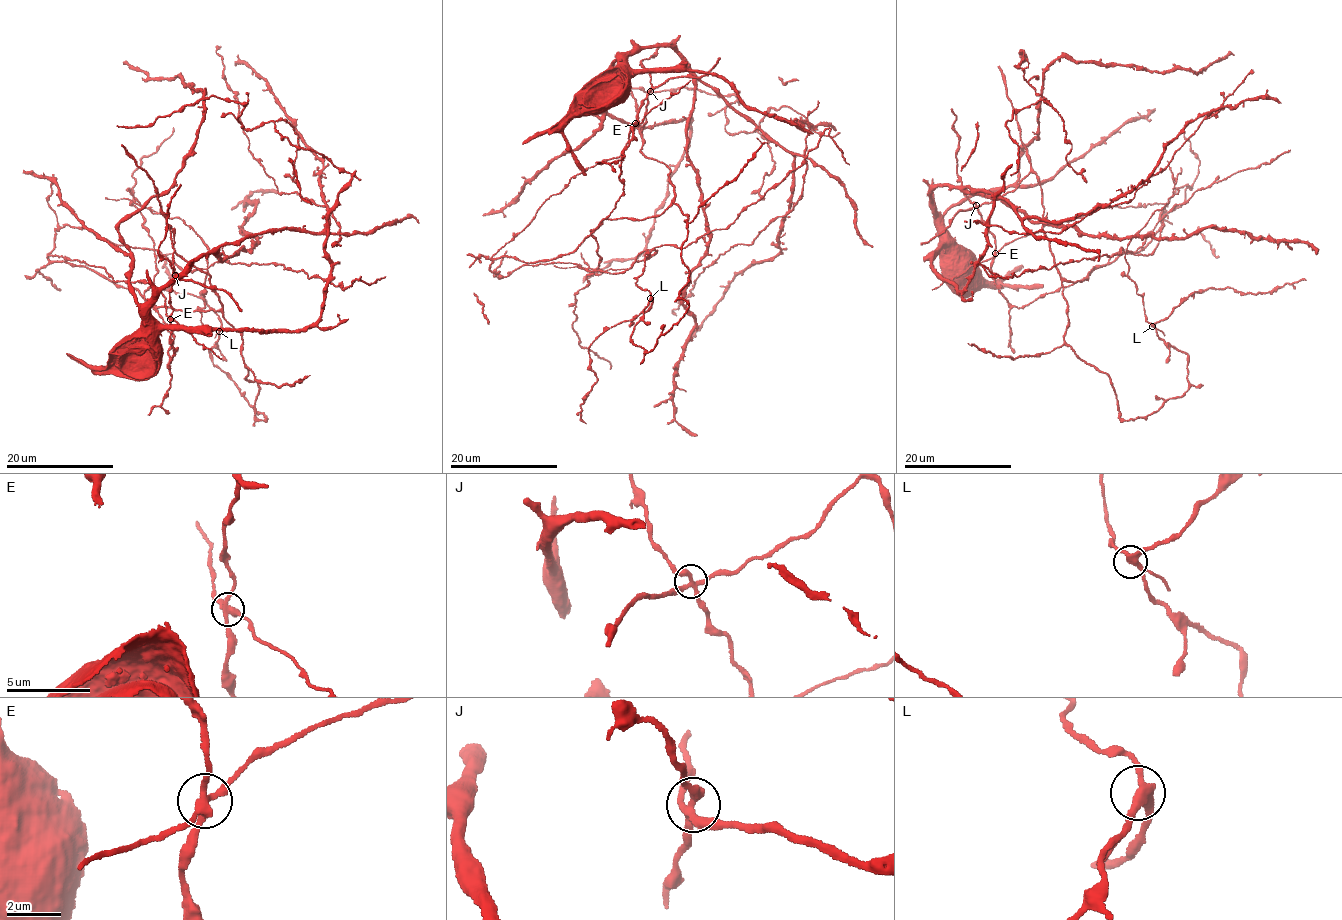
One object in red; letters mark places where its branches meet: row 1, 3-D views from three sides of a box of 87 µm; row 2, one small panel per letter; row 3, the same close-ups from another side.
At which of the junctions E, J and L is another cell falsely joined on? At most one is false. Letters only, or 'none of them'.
E

